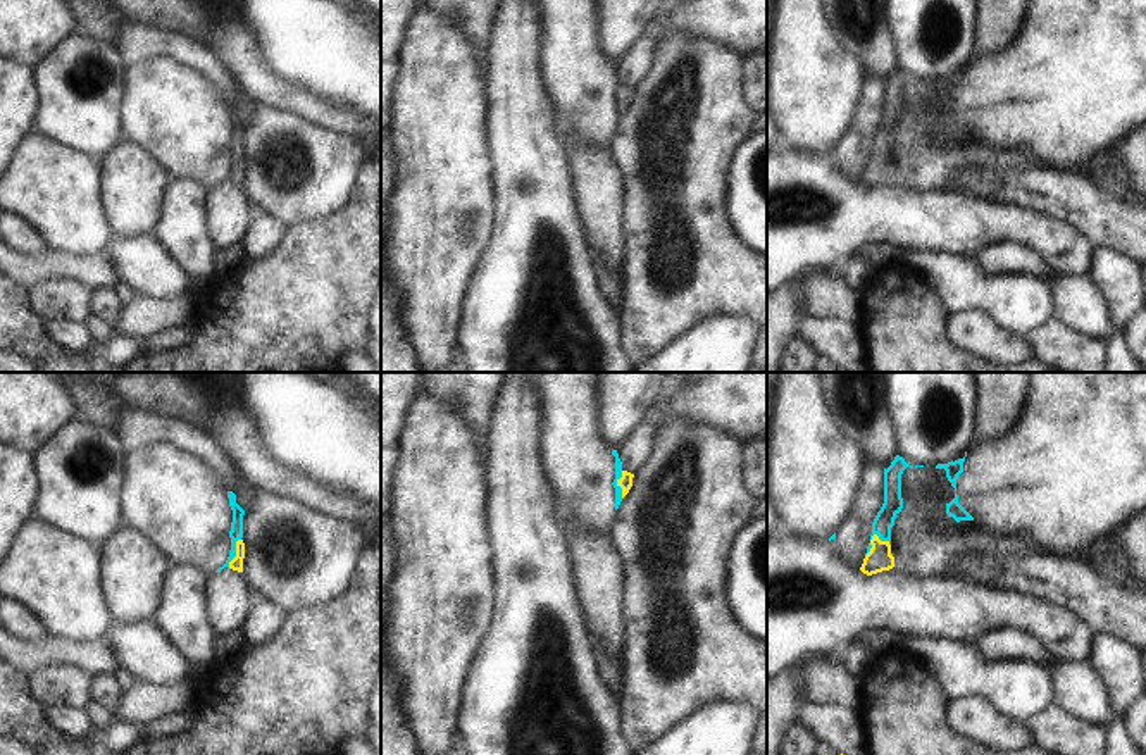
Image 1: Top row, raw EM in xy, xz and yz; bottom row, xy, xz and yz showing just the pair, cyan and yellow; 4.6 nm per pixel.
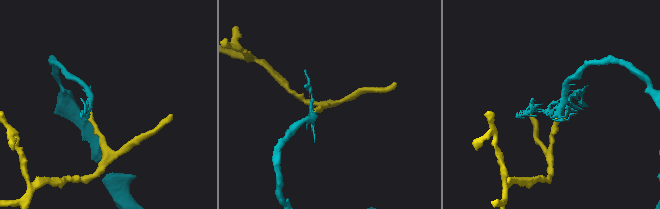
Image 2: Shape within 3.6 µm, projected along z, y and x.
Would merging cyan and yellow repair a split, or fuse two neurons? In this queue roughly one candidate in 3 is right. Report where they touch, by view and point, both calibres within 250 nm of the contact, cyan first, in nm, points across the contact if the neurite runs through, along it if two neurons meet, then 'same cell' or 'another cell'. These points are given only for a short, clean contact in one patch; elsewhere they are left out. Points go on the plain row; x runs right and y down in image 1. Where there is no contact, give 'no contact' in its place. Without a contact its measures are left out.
meets cyan in xz at (616, 99); 30 nm thick on the cyan side, 60 nm on the other; runs through xz (614, 66), (617, 73), (616, 99), (626, 95); same cell

